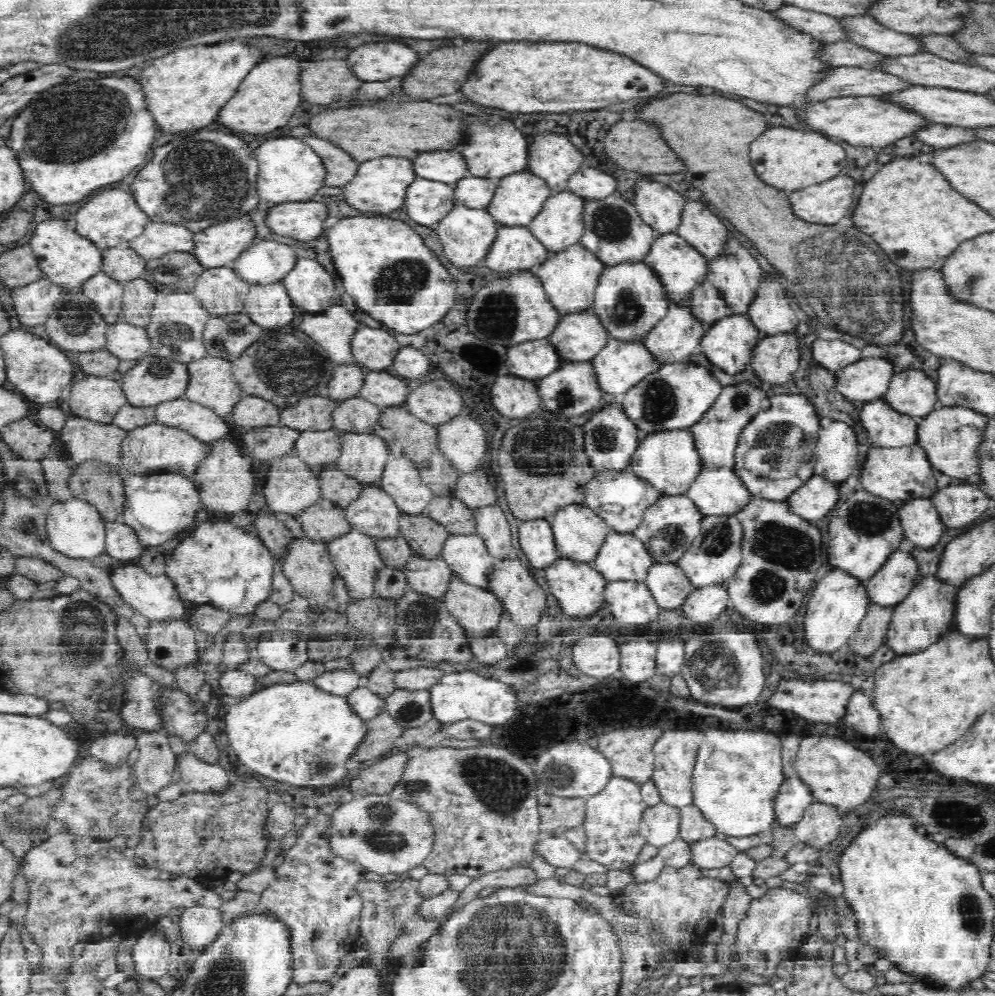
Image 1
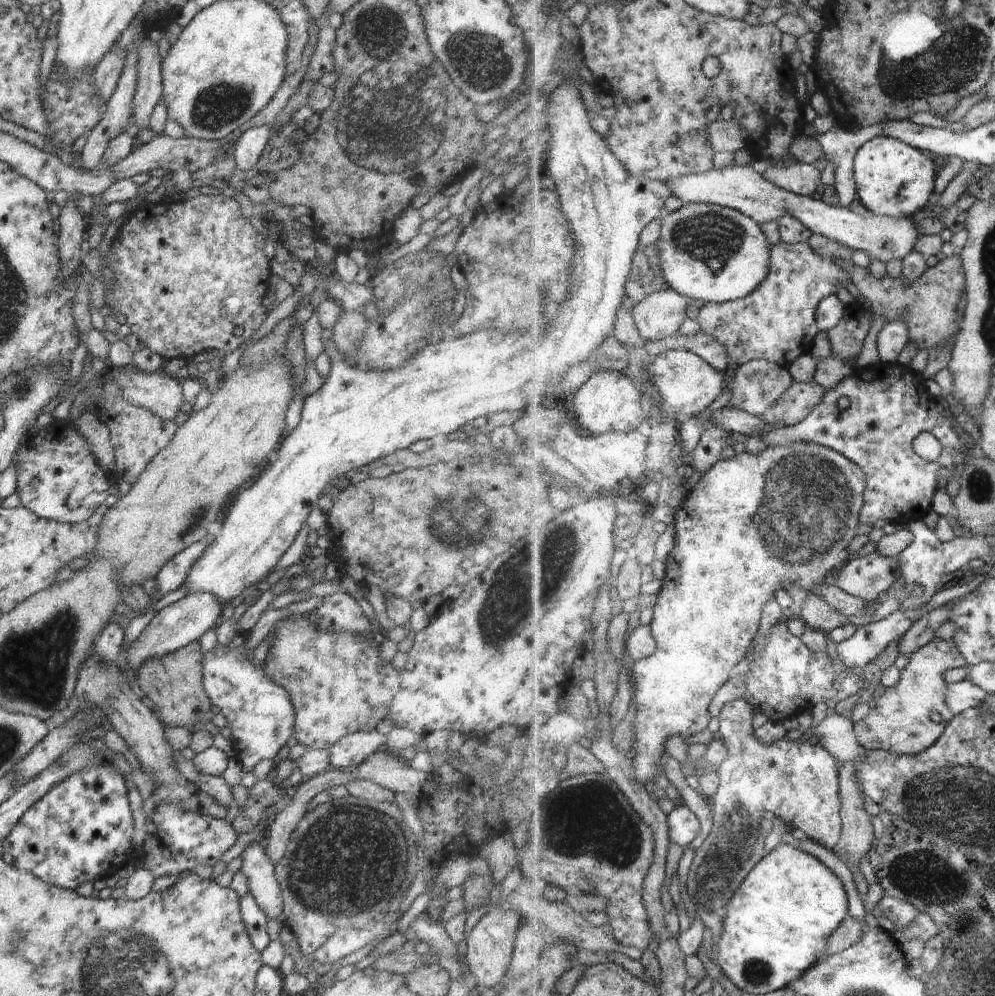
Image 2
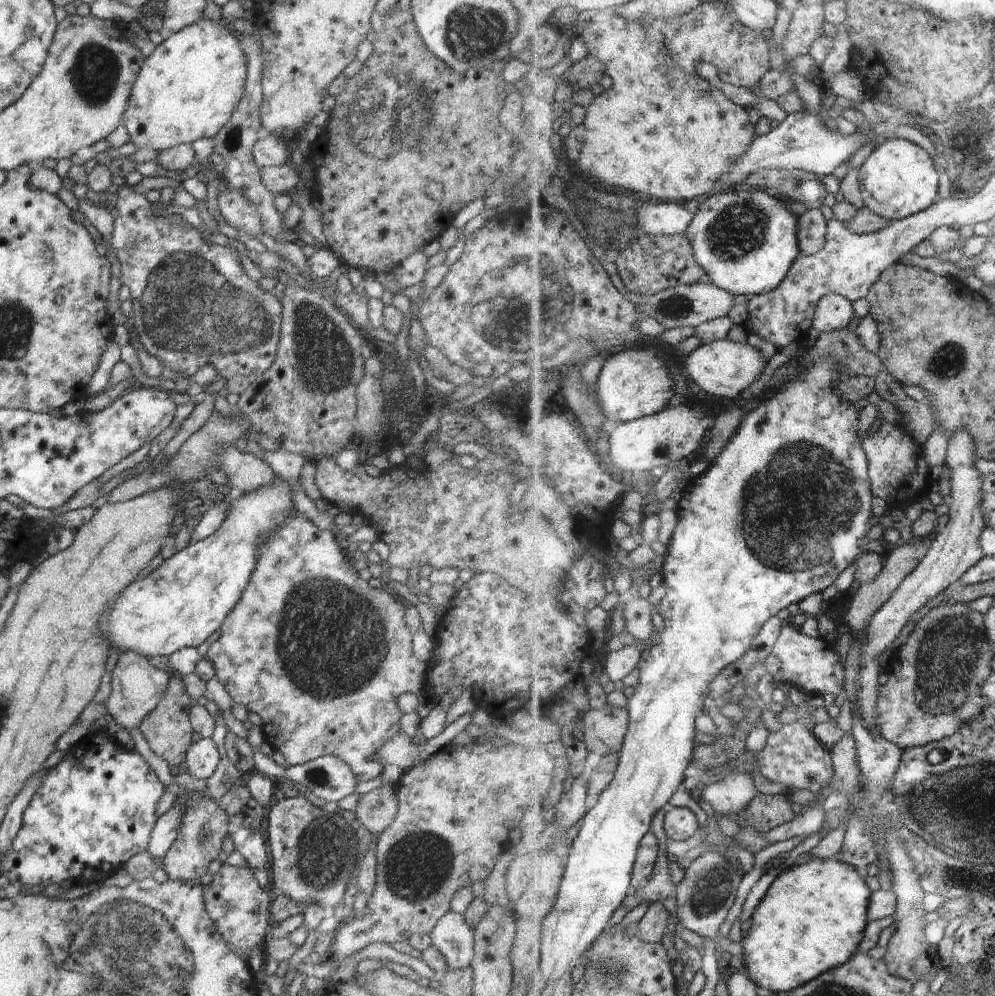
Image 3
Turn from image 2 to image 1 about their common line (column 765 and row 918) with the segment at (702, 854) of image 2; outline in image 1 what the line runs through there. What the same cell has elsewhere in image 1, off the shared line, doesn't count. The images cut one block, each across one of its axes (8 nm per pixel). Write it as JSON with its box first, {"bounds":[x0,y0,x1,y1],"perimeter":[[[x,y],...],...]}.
{"bounds":[736,887,854,979],"perimeter":[[[777,887],[769,889],[761,898],[750,901],[746,915],[740,920],[736,936],[737,944],[741,946],[741,950],[738,951],[740,959],[750,965],[751,972],[766,976],[768,979],[774,979],[772,974],[776,973],[778,962],[788,958],[786,952],[792,950],[792,948],[798,949],[806,942],[806,938],[808,938],[807,930],[810,928],[810,922],[814,918],[819,919],[818,931],[823,936],[825,942],[833,944],[836,940],[839,924],[847,918],[853,919],[854,913],[848,902],[846,902],[843,893],[833,896],[829,894],[828,890],[821,892],[818,896],[812,896],[810,893],[796,892],[792,888]]]}

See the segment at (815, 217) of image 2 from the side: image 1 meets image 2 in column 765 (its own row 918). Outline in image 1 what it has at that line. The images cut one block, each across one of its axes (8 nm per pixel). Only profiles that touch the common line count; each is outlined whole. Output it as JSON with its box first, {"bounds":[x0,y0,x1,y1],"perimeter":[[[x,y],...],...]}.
{"bounds":[174,905,224,946],"perimeter":[[[201,905],[183,909],[174,924],[177,926],[180,938],[192,946],[209,945],[224,926],[219,908]]]}

